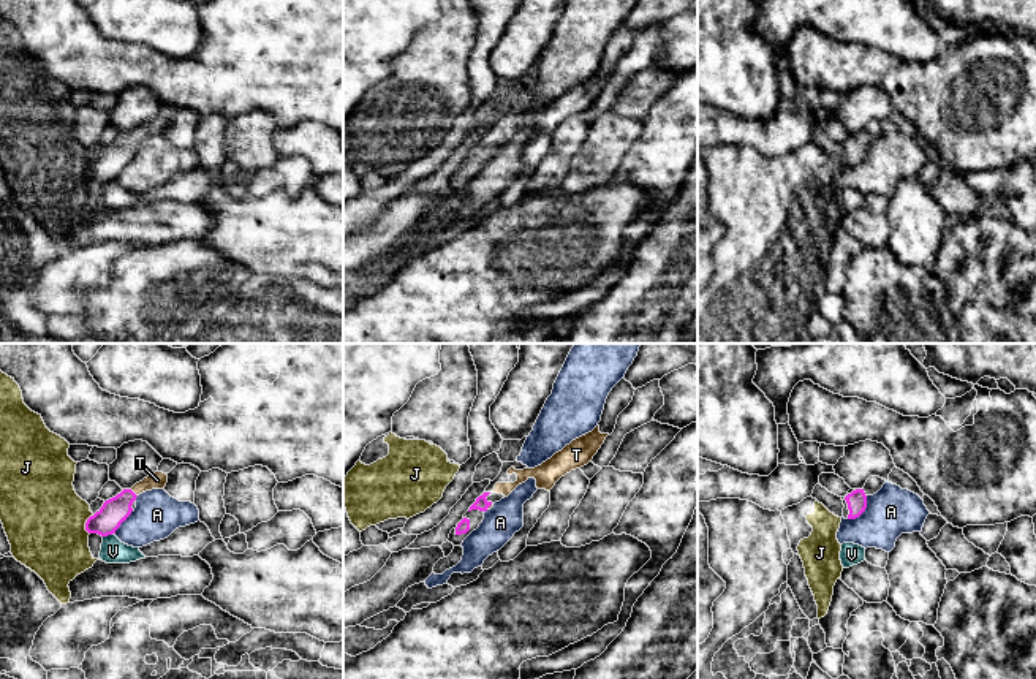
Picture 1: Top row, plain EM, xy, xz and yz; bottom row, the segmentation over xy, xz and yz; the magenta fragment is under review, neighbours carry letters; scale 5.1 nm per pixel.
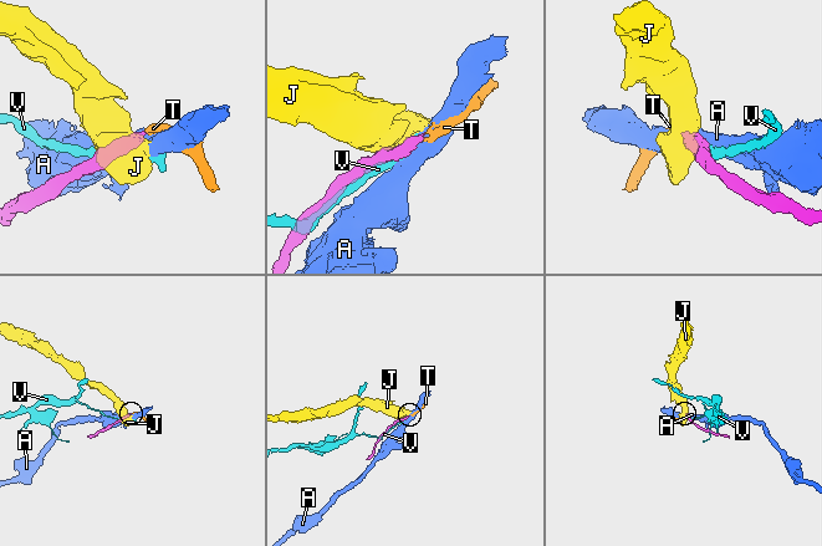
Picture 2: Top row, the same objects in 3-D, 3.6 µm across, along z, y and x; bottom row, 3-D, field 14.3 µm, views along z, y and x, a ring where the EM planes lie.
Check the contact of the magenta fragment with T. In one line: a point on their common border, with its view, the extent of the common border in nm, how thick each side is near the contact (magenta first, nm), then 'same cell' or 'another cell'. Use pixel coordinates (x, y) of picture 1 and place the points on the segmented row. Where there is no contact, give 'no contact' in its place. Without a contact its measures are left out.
xy (133, 493) | 50 nm | 140/90 nm | same cell

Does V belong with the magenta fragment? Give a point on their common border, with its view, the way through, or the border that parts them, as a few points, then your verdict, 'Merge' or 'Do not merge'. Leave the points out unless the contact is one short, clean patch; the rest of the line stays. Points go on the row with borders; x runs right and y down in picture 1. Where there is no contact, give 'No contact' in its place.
Touches magenta at xy (108, 534). Do not merge

